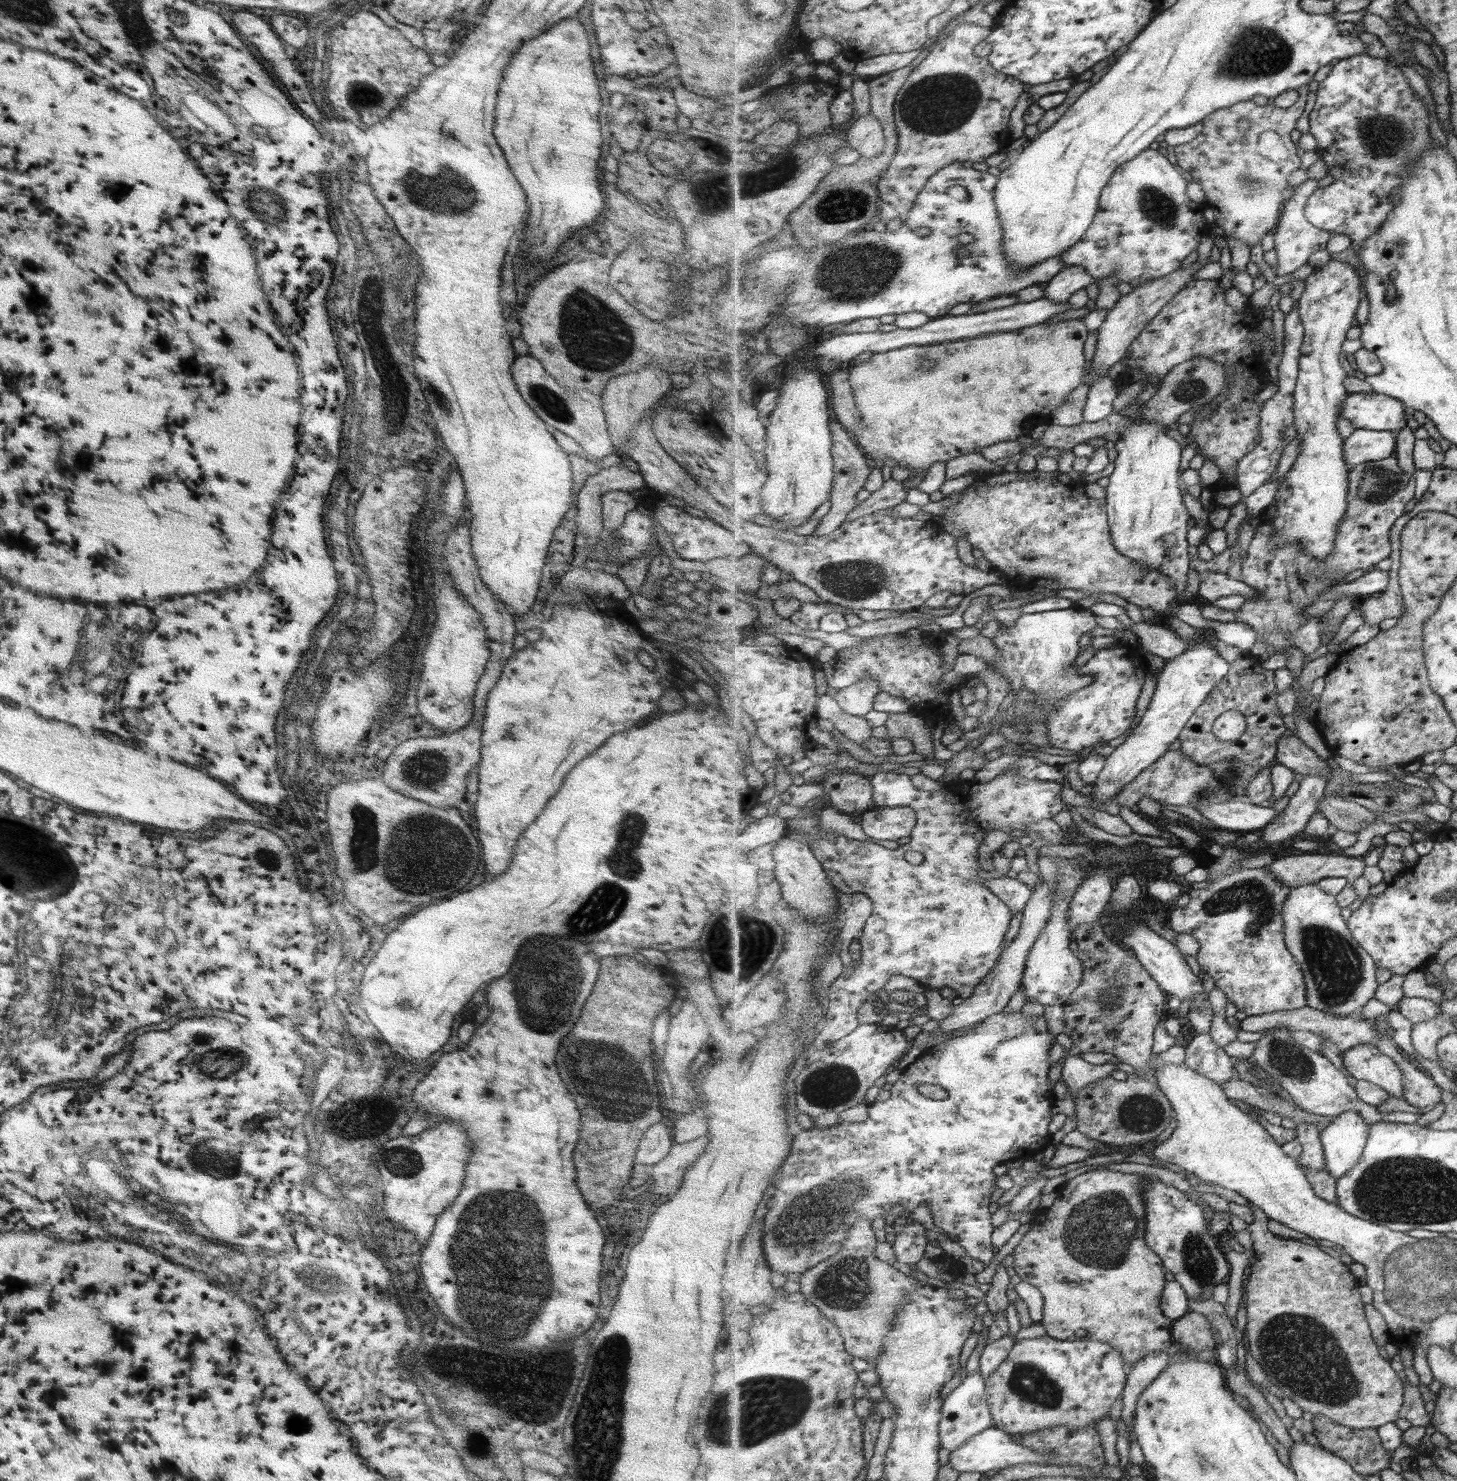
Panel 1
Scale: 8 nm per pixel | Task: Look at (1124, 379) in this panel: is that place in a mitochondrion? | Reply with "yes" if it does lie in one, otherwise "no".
no

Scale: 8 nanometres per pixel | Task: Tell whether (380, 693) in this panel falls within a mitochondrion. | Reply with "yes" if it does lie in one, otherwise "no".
no

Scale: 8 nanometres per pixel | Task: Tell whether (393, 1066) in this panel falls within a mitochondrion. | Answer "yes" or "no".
no

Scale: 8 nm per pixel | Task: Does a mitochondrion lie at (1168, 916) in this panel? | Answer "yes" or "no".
no

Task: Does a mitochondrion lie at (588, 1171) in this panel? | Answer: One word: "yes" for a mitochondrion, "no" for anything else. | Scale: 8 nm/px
no

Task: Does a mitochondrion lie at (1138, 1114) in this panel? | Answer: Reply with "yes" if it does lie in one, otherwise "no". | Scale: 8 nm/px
yes

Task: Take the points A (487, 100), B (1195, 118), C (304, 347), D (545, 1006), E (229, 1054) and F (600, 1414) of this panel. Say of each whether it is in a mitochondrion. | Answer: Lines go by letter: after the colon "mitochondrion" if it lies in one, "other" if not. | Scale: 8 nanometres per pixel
A: other
B: other
C: other
D: mitochondrion
E: other
F: mitochondrion

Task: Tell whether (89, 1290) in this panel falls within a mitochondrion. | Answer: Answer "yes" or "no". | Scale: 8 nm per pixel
no

